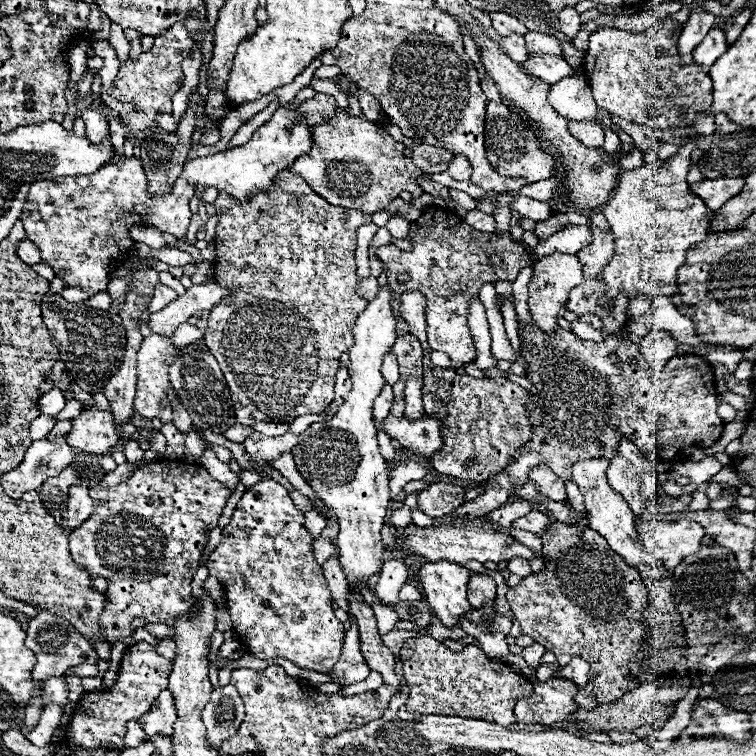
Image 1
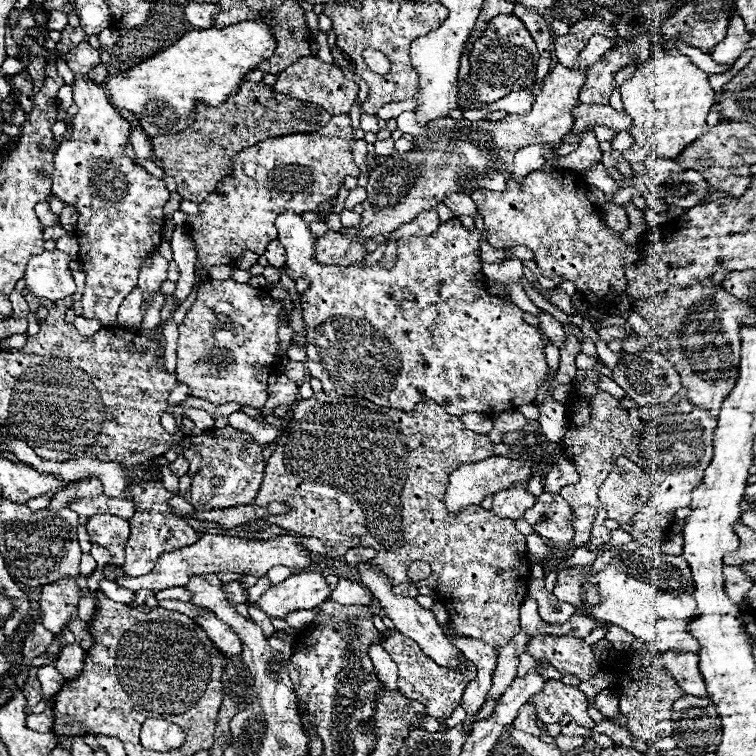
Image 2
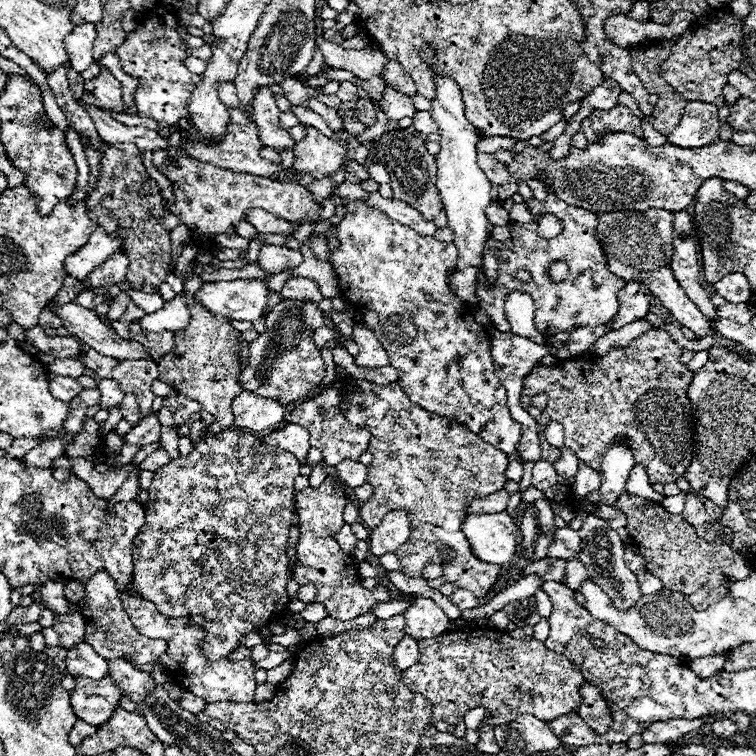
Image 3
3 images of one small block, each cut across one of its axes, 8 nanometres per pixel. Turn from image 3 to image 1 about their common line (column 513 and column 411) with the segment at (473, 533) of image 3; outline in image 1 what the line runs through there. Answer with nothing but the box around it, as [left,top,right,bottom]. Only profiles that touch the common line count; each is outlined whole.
[400,522,542,564]

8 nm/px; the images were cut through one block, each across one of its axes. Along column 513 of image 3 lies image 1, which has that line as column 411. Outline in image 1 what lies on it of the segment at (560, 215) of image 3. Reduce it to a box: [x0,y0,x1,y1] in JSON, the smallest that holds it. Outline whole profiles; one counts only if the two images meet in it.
[376,206,538,368]

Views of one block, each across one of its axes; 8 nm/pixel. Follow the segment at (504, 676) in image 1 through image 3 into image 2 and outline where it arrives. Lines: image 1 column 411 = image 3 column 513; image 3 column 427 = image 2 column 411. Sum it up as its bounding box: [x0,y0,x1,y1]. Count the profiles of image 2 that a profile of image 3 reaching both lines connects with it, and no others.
[382,634,476,722]

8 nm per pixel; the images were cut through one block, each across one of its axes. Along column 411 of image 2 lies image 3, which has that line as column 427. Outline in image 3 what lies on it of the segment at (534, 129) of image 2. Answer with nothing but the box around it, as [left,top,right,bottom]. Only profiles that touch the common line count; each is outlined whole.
[378,130,444,222]

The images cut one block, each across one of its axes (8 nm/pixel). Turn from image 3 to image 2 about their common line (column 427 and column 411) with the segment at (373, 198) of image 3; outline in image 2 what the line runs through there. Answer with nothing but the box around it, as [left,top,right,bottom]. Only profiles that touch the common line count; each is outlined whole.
[392,210,440,240]

